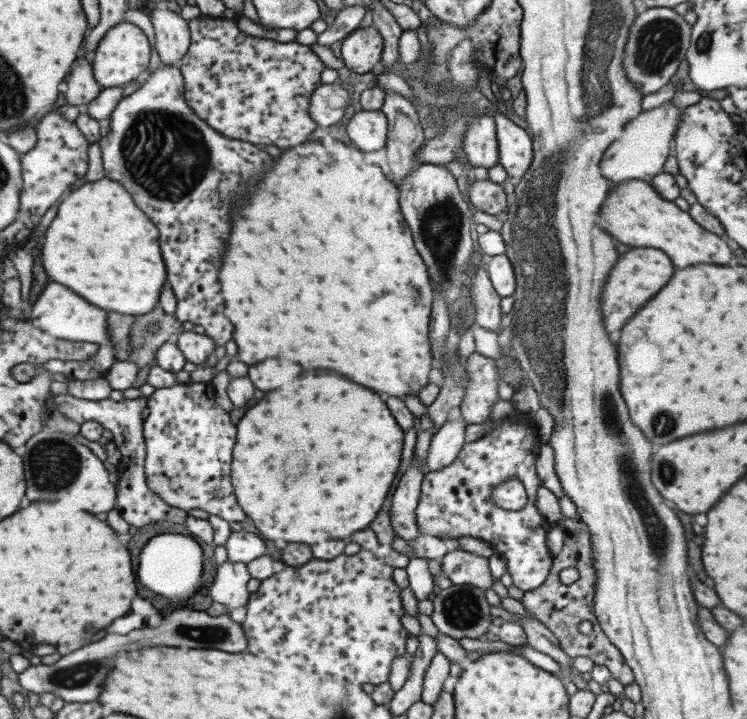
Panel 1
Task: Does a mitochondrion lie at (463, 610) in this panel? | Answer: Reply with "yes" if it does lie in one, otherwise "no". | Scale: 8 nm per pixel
yes

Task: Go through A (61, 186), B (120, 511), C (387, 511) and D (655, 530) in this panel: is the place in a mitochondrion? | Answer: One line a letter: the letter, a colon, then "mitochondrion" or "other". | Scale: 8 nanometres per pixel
A: other
B: other
C: other
D: mitochondrion

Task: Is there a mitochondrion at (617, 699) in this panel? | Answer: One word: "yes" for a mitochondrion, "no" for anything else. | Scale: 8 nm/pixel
no

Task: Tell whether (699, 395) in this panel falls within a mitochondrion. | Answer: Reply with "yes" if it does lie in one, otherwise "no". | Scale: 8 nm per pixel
no

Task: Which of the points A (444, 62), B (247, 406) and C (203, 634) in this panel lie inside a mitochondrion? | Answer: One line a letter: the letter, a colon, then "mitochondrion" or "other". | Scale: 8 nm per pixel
A: mitochondrion
B: other
C: mitochondrion

